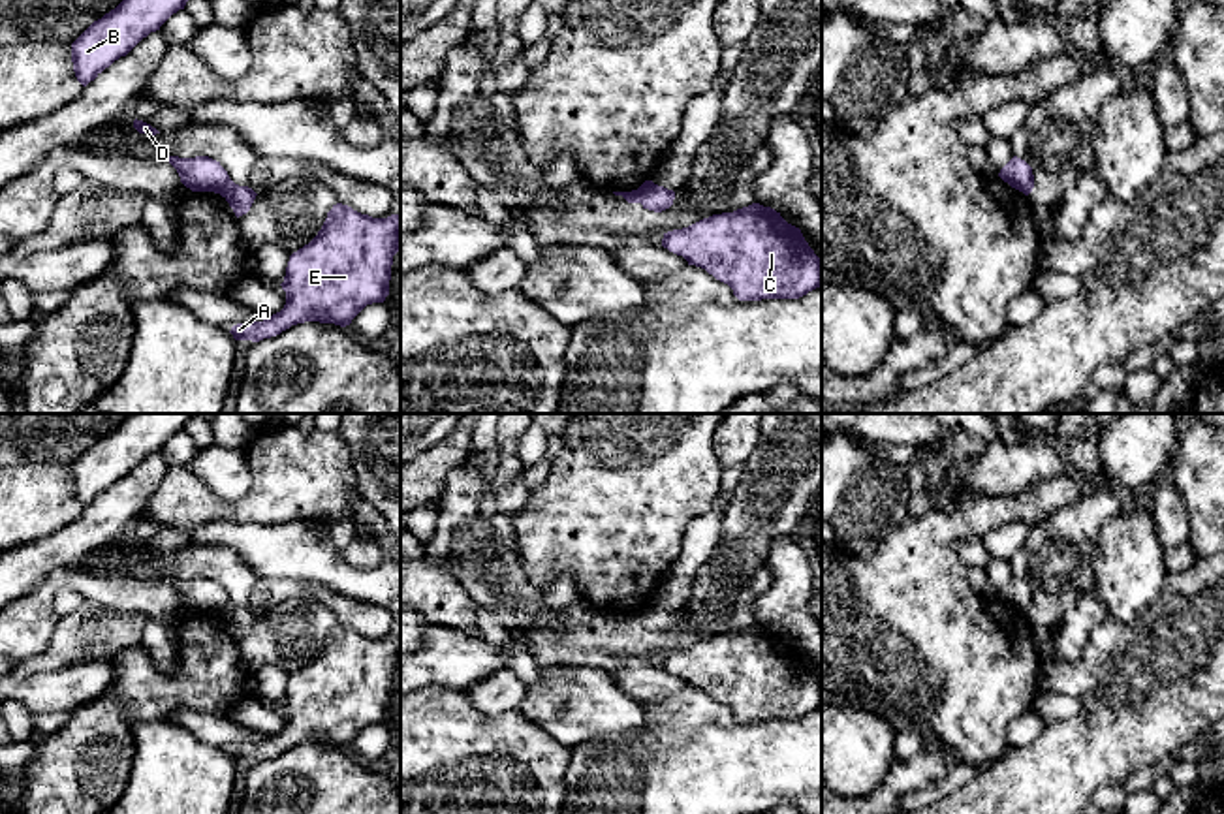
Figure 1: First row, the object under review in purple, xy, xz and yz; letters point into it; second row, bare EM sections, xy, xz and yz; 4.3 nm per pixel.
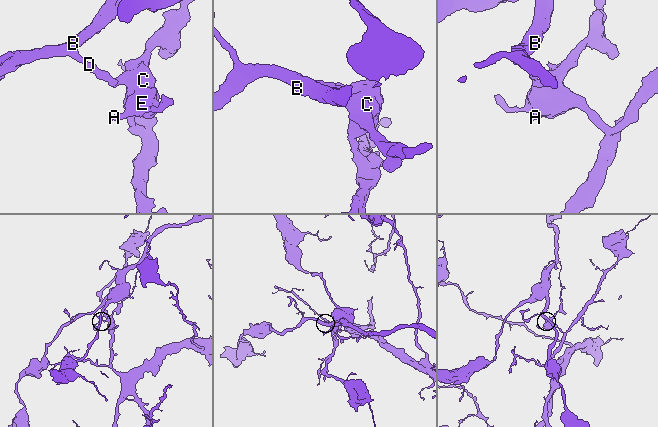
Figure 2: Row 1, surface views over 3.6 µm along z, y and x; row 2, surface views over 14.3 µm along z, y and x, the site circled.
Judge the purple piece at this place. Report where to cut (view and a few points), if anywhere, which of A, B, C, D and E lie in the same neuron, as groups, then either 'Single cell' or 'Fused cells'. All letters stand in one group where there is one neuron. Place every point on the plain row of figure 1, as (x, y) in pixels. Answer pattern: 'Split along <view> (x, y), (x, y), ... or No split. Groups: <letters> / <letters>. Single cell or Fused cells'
Split along xy (230, 600), (215, 613). Groups: A C E / B D. Fused cells

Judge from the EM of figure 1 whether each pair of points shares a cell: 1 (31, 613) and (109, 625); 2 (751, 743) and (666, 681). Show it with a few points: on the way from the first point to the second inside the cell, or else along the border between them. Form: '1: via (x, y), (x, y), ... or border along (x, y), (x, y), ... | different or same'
1: border along (59, 617), (49, 645), (38, 657) | different
2: border along (689, 687), (662, 700), (645, 700), (642, 704) | different

